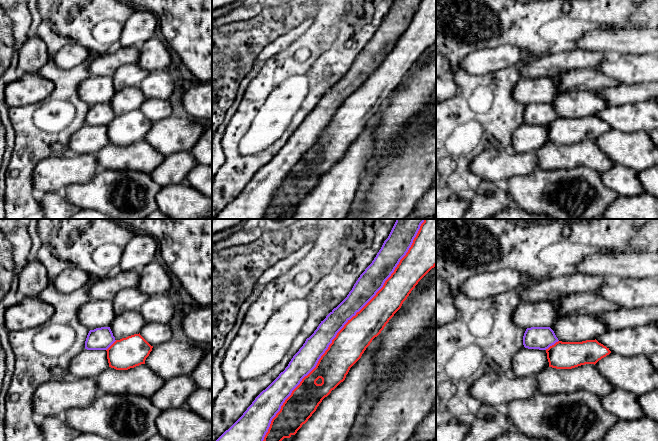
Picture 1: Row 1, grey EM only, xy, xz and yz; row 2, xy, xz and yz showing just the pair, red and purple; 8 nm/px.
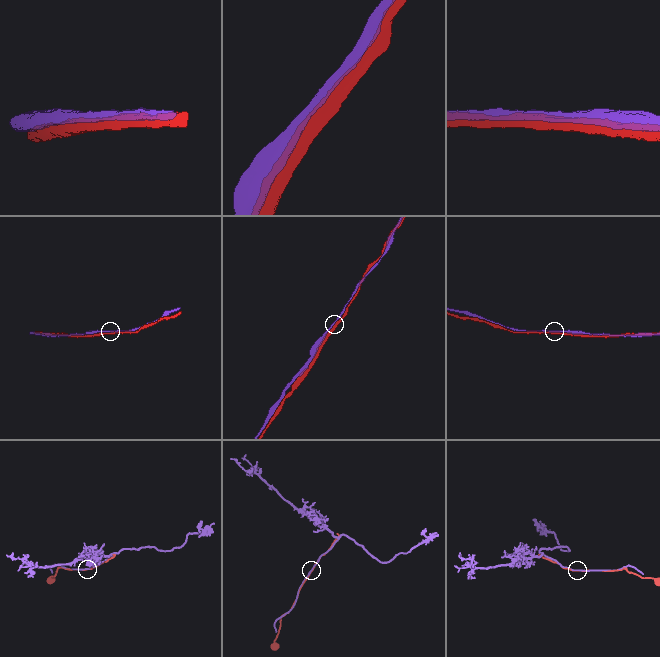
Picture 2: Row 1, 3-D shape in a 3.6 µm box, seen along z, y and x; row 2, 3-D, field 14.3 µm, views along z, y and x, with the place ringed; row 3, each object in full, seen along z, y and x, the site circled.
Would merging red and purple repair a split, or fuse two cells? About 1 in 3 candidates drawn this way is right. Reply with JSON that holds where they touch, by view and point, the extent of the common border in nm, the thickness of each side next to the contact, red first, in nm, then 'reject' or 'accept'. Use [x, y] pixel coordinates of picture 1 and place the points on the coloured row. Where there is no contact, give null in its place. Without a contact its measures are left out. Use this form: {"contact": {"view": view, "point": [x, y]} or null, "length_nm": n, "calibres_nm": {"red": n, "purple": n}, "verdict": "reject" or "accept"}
{"contact": {"view": "xz", "point": [340, 330]}, "length_nm": 2200, "calibres_nm": {"red": 260, "purple": 180}, "verdict": "reject"}

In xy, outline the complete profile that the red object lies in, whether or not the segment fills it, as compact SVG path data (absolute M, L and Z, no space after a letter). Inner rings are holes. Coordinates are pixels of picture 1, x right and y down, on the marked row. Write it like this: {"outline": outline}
{"outline": "M140 333L116 340L106 350L109 367L116 370L128 370L145 364L152 348L153 346Z"}

